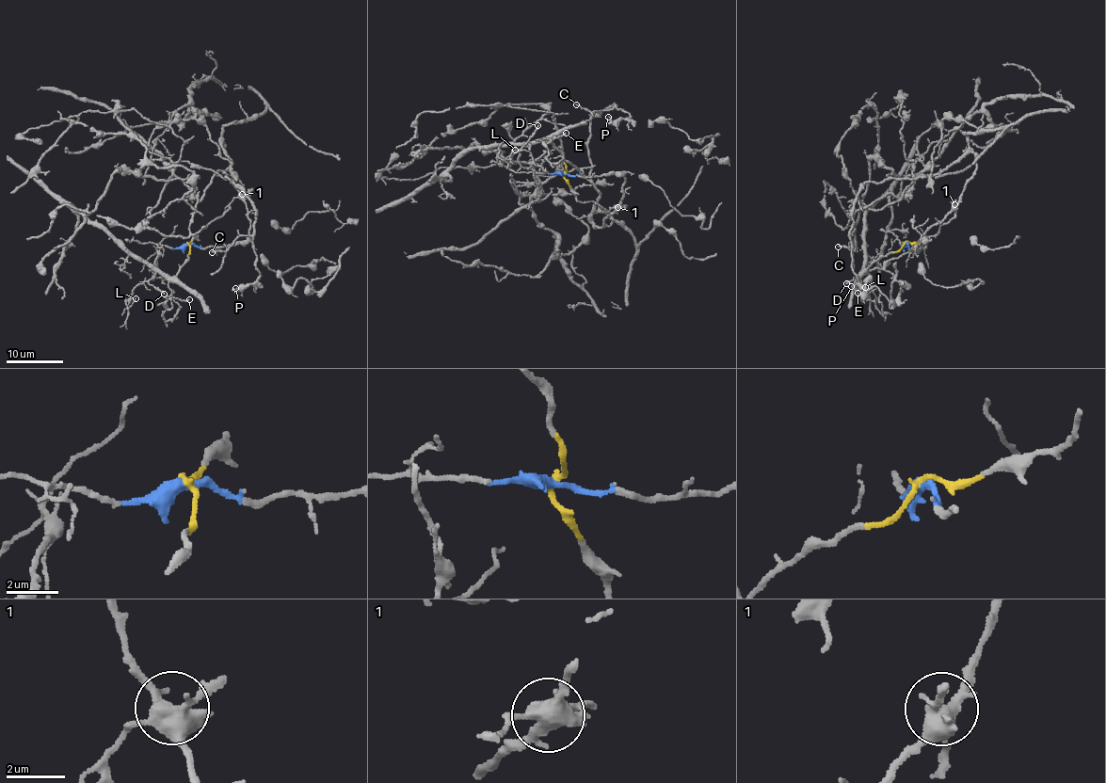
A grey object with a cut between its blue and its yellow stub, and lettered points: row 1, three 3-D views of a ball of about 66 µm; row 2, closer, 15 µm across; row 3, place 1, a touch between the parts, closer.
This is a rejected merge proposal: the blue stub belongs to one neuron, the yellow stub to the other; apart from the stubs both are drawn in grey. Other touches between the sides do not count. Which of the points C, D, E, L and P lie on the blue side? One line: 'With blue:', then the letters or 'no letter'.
With blue: C, P

